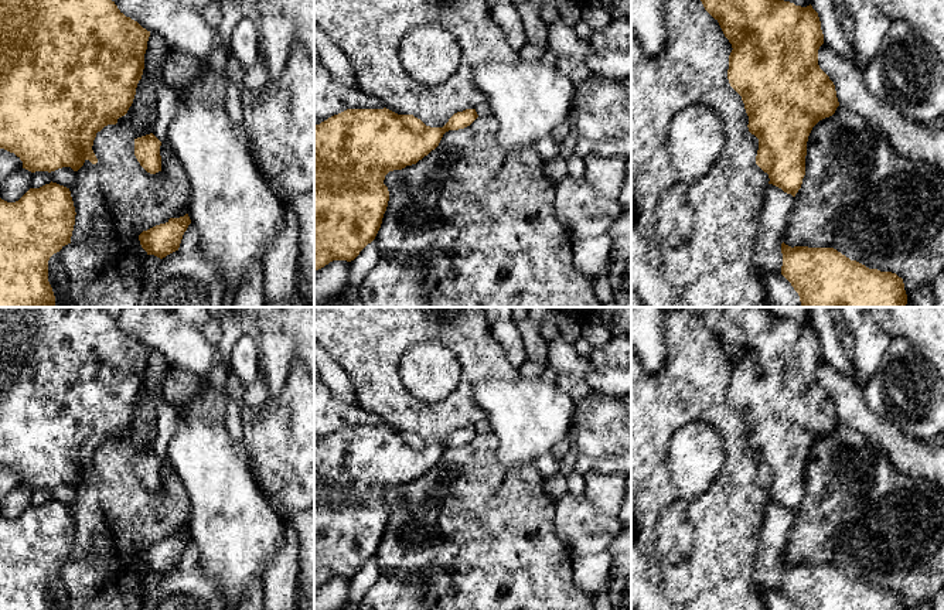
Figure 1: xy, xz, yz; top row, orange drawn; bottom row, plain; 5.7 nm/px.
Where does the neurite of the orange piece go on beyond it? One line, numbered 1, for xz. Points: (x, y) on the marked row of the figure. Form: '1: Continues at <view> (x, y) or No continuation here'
1: No continuation here

